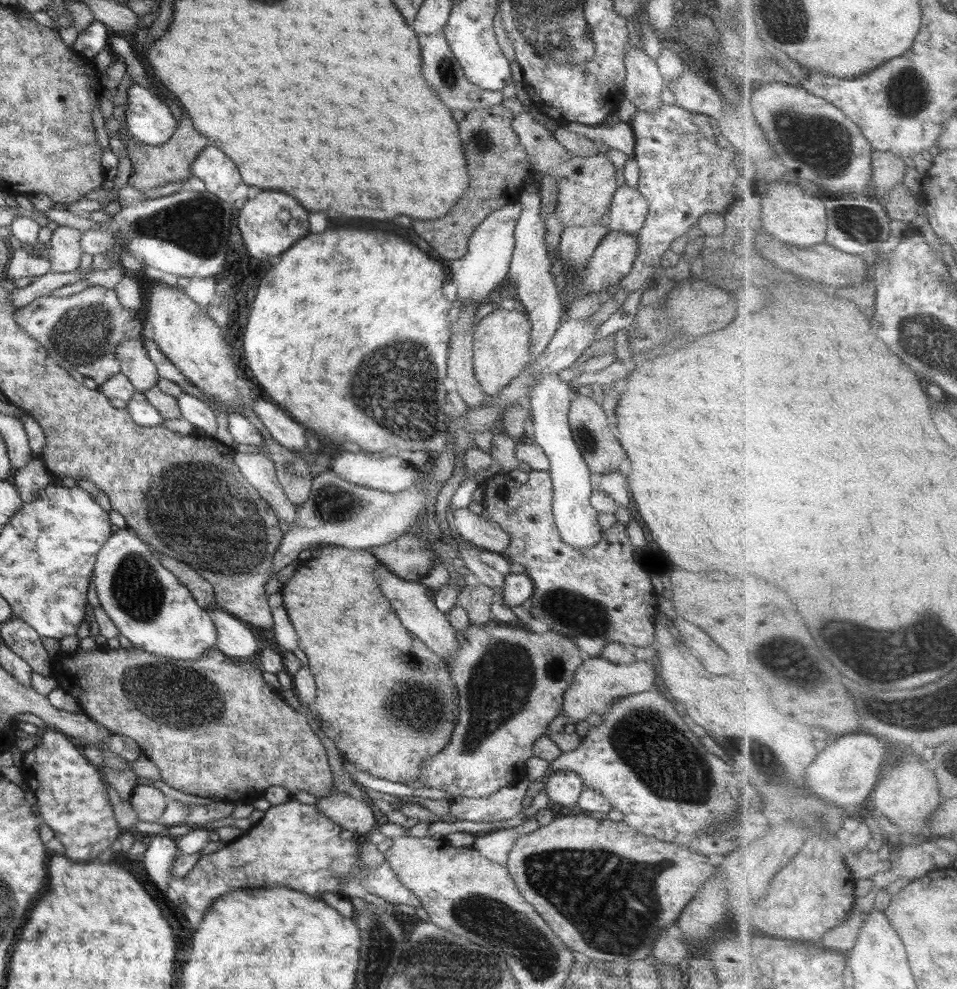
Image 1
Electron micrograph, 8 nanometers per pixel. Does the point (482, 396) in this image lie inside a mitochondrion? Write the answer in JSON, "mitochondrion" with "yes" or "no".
{"mitochondrion":"no"}

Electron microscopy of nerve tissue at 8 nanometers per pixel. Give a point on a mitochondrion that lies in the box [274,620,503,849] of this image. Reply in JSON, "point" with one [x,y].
{"point":[431,707]}

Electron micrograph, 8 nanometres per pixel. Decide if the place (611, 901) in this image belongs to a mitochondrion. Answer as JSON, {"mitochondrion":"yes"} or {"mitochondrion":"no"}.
{"mitochondrion":"yes"}

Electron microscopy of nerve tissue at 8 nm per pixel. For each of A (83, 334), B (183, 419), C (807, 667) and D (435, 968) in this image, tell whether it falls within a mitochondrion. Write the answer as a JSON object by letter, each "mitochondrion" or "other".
{"A":"mitochondrion","B":"other","C":"mitochondrion","D":"mitochondrion"}

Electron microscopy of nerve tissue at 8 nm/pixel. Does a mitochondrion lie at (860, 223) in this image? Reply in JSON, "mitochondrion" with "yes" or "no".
{"mitochondrion":"yes"}

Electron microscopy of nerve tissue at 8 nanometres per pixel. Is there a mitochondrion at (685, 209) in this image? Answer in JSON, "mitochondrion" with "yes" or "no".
{"mitochondrion":"no"}

